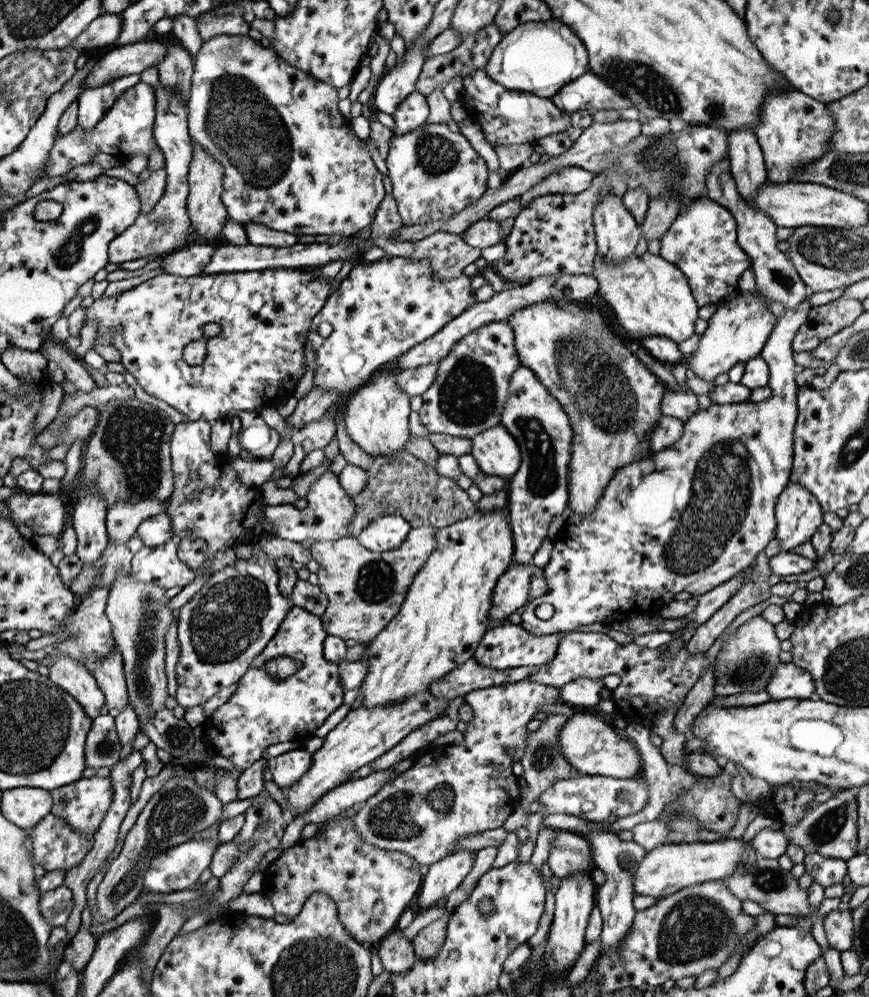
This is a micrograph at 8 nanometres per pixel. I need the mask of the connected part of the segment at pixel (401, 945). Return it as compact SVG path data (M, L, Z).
M392 932L384 939L381 939L378 954L386 972L408 972L411 968L416 967L413 944L403 934Z

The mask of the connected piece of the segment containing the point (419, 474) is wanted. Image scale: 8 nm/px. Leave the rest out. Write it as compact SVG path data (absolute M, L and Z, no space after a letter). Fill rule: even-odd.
M336 414L332 418L336 423L339 452L347 464L365 469L369 477L365 490L352 497L356 512L349 526L350 537L356 538L374 519L388 515L405 518L411 528L431 526L441 529L464 520L475 512L476 503L470 500L467 491L456 480L440 476L434 468L430 468L423 460L418 460L405 448L393 456L370 456L348 436L343 416Z

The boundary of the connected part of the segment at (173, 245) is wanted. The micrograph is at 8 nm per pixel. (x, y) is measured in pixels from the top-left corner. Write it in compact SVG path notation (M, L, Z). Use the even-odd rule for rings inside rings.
M159 83L157 88L156 124L153 128L157 146L164 153L166 186L162 200L152 208L150 214L141 214L128 230L118 235L109 244L109 262L121 264L138 258L156 259L178 251L188 244L190 238L190 218L188 210L189 174L195 159L195 150L188 121L188 101L173 88Z

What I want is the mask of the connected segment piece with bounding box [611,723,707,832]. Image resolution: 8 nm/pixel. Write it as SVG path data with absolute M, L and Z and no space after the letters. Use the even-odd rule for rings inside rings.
M636 723L628 725L626 727L626 732L628 732L630 736L636 734L636 740L638 740L636 748L641 757L642 765L641 775L646 777L649 782L649 797L647 803L642 807L640 812L625 816L624 818L615 819L611 824L611 830L615 830L615 832L619 832L620 830L632 830L638 823L650 822L651 820L656 819L664 810L665 804L672 802L677 796L680 796L684 791L691 789L696 783L707 781L707 779L696 775L696 773L691 772L689 769L666 763L664 757L662 757L660 748L654 746L654 744L650 742L650 739L648 739L648 742L644 742L646 738L650 738L652 730L651 728L648 728L648 734L646 734L646 730L642 732L642 726L642 723L638 723L638 726L636 726ZM632 728L636 728L636 730L632 730Z

